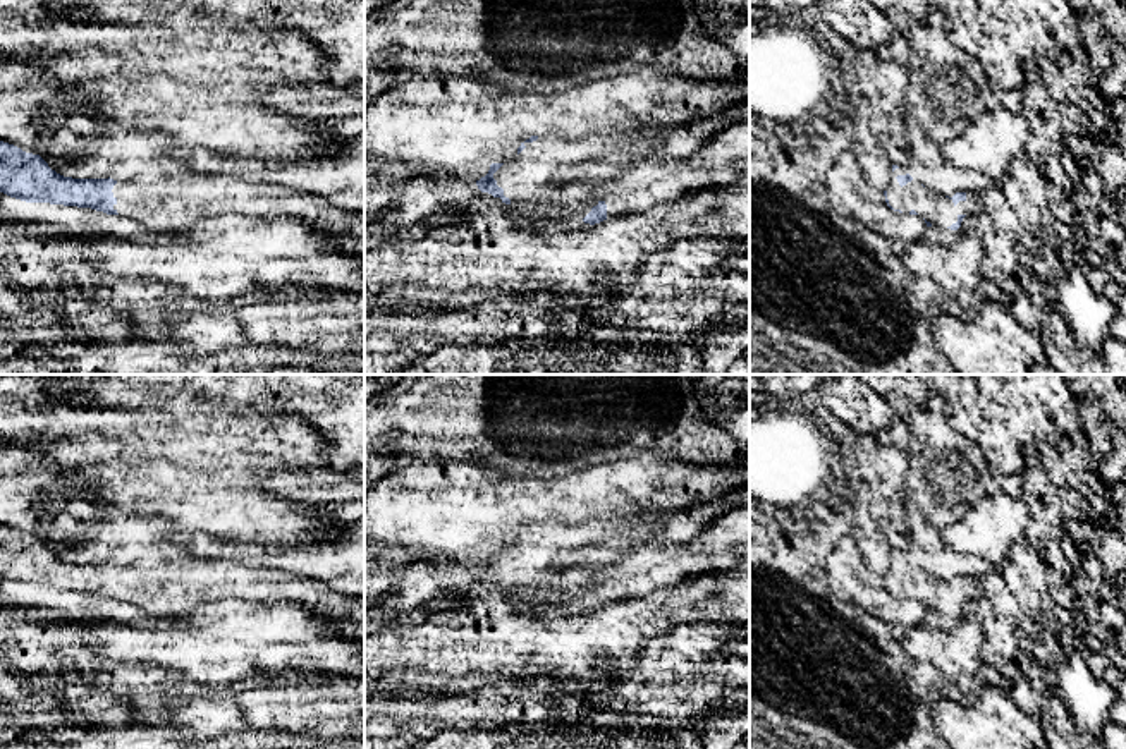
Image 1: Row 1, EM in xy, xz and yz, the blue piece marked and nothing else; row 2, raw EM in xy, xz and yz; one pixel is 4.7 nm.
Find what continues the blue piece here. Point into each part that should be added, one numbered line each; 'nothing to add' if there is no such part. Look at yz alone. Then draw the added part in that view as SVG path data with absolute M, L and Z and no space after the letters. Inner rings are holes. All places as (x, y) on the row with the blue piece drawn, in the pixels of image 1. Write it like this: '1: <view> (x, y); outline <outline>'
1: yz (936, 208); outline M901 167L892 172L892 180L887 187L887 199L894 210L901 210L906 215L915 210L918 216L935 227L951 227L958 222L958 211L952 199L923 187L915 179L901 187L896 177L906 174L908 172Z

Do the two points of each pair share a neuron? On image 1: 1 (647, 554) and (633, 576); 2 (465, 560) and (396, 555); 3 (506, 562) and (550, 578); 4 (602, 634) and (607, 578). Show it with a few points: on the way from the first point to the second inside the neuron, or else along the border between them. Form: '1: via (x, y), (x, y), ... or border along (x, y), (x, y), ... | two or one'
1: via (647, 559), (638, 571) | one
2: via (447, 559), (413, 555) | one
3: via (516, 566), (532, 566), (540, 572) | one
4: border along (554, 588), (590, 584), (595, 590) | two

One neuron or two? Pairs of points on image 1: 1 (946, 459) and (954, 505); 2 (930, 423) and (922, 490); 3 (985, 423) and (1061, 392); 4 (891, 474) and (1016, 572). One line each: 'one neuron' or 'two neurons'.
1: one neuron
2: one neuron
3: one neuron
4: two neurons

